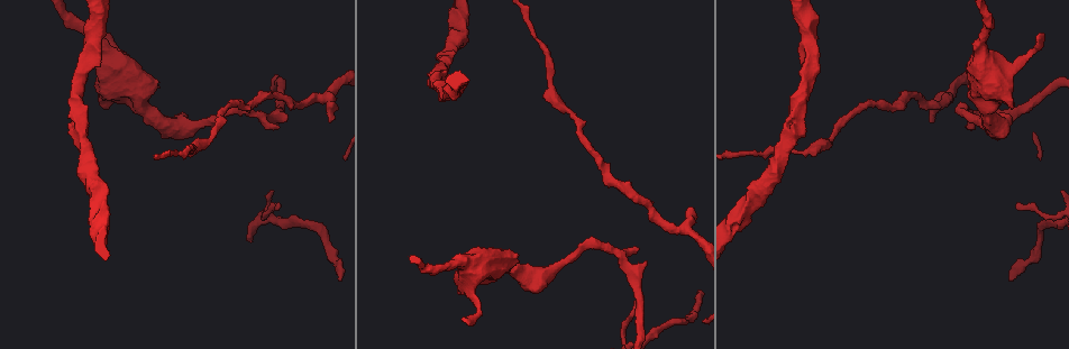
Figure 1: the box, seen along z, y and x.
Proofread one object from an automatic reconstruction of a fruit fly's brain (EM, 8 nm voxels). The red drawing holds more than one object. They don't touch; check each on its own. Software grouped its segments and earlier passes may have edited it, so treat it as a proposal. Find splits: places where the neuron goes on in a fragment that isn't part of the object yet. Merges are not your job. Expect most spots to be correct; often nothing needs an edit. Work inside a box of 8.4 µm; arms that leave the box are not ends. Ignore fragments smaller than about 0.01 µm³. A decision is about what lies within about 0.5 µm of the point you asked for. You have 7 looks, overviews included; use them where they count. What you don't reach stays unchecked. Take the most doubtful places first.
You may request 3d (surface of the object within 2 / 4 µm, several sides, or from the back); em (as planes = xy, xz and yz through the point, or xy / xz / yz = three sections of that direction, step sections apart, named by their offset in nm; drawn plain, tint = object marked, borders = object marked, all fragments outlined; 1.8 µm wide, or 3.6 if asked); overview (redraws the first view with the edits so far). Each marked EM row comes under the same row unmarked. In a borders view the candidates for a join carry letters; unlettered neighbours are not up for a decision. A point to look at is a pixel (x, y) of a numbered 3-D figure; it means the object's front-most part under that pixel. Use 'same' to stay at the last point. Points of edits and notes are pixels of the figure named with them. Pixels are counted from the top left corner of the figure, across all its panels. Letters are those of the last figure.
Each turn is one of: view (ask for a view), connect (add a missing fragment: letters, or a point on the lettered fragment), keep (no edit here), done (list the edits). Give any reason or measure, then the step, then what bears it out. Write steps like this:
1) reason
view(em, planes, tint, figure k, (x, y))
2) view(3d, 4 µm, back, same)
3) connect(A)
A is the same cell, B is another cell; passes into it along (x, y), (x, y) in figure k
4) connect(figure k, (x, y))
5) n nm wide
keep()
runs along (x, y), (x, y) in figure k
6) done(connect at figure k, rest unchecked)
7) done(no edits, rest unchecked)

an open end
view(em, planes, tint, figure 1, (933, 121))

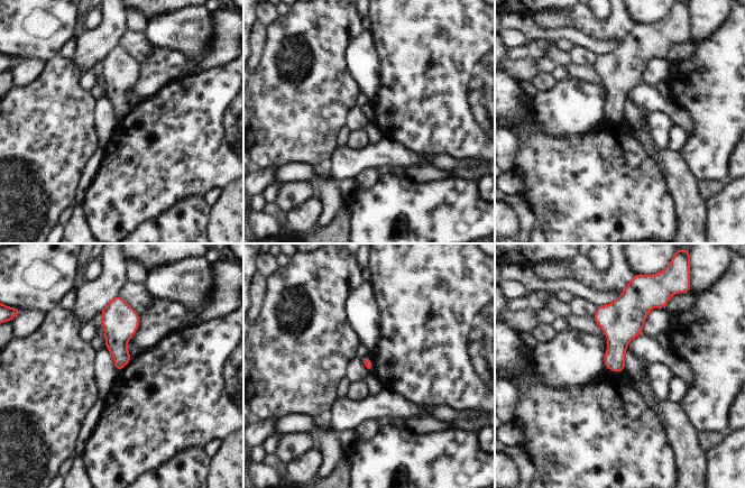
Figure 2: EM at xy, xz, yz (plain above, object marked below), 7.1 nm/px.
what lies round it
view(em, planes, borders, same)

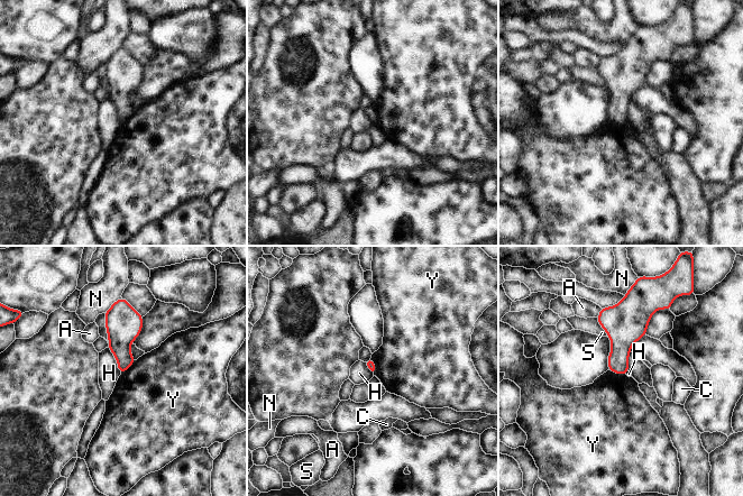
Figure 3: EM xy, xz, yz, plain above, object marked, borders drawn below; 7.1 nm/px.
keep()
A, C, H, N, S and Y are other cells; border along (370, 357), (375, 366), (374, 375) in figure 3; no lettered fragment goes on from it

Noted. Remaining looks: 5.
branch stops here
view(em, 3.6 µm, planes, borders, figure 1, (465, 320))

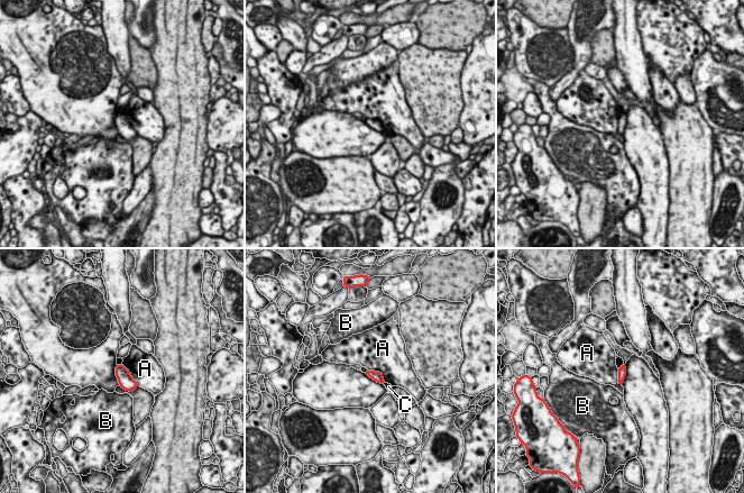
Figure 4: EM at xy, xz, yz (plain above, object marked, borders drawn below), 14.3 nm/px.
keep()
A, B and C are other cells; border along (367, 368), (378, 371), (385, 382) in figure 4; none of them fits

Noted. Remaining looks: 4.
thin end
view(em, planes, borders, figure 1, (1016, 204))

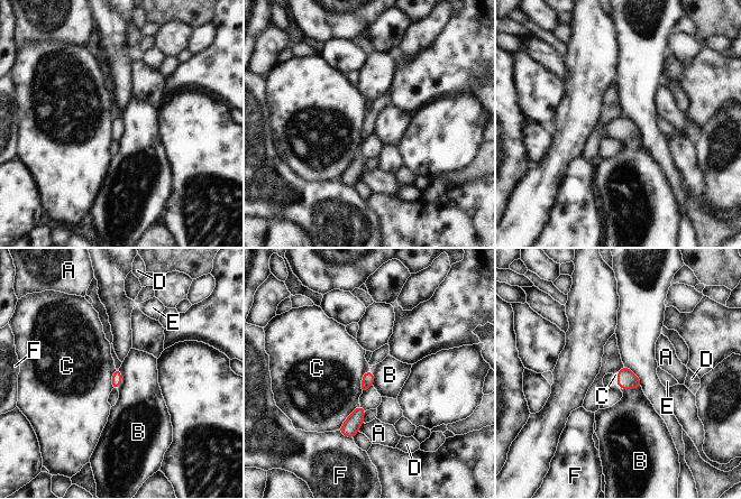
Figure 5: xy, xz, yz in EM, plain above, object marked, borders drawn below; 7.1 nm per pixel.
keep()
A, B, C, D, E and F are other cells; border along (616, 384), (625, 389), (641, 388) in figure 5; none of them fits

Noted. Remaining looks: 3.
done(no edits, rest unchecked)

